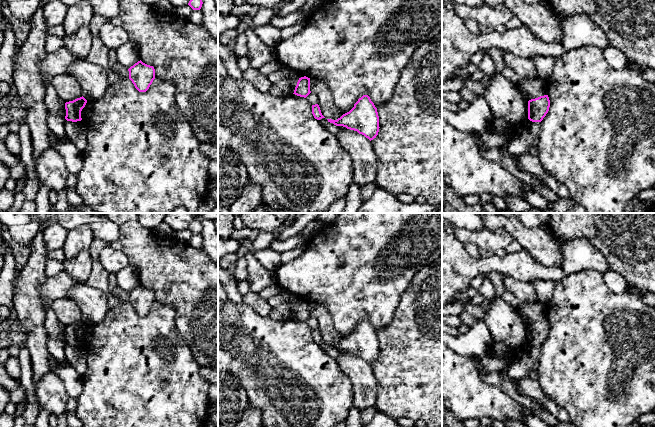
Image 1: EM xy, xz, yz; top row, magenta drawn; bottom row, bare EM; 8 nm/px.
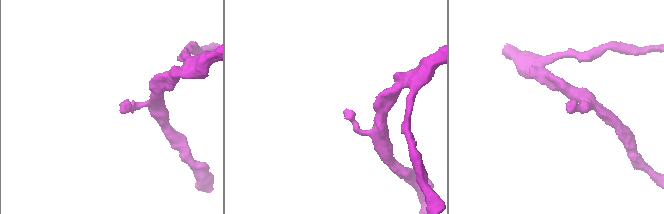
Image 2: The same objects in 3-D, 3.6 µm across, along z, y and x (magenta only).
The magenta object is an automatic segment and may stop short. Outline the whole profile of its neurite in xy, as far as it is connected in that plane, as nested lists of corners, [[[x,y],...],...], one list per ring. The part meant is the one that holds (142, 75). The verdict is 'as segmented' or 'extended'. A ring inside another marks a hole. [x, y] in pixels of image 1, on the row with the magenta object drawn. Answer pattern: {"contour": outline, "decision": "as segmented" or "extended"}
{"contour": [[[141,60],[129,69],[129,79],[139,92],[146,92],[155,79],[155,69],[153,66],[143,63]]], "decision": "as segmented"}

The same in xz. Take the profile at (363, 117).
{"contour": [[[368,95],[359,98],[354,107],[337,120],[327,120],[336,126],[357,131],[370,141],[376,138],[380,128],[377,108]]], "decision": "as segmented"}

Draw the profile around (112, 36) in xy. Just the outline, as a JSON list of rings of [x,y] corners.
[[[110,20],[102,25],[99,35],[109,50],[116,50],[129,41],[127,32],[122,27],[112,24]]]

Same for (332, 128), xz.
[[[322,118],[319,121],[329,132],[334,135],[338,134],[338,126],[334,125],[333,123],[330,123],[326,118]]]

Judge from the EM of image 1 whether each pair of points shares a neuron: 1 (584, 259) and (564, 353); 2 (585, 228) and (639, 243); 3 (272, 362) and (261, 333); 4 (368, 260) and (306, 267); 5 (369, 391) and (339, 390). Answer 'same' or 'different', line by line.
1: different
2: same
3: same
4: same
5: different

